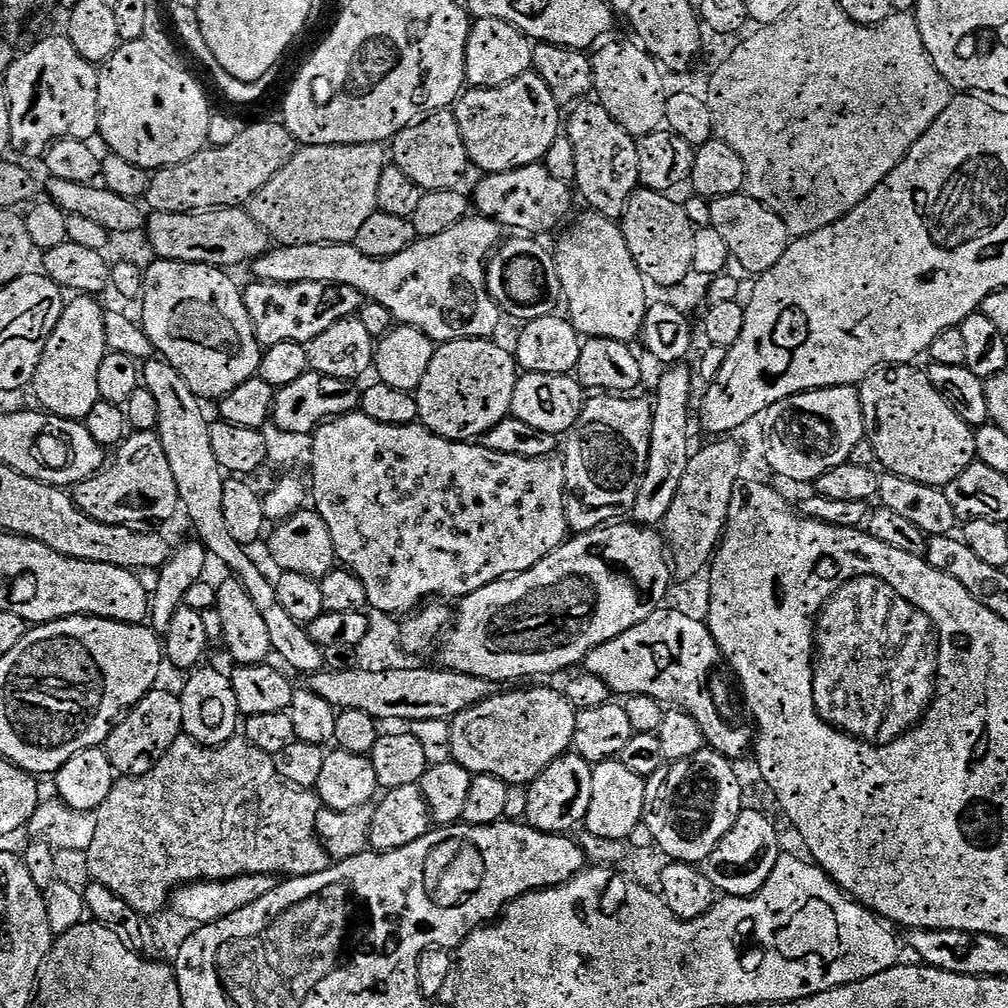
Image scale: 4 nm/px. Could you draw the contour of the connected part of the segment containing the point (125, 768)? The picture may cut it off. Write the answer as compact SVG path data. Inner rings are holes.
M153 690L147 692L128 714L129 716L120 725L117 723L107 733L106 751L117 773L126 776L141 776L151 770L158 762L158 758L162 758L162 754L166 754L166 750L170 750L172 743L182 735L184 726L182 706L179 695L175 691Z

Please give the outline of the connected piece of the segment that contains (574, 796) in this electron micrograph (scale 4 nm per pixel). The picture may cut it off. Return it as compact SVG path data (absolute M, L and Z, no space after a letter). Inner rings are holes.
M577 754L559 756L542 774L531 784L527 785L528 805L524 812L529 828L536 828L539 832L555 832L568 834L575 824L583 825L588 819L590 810L590 789L592 787L593 765Z

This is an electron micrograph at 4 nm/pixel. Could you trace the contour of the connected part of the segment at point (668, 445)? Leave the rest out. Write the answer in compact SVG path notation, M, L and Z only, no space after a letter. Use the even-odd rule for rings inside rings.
M681 362L667 367L658 382L658 396L654 398L652 412L650 458L647 459L646 474L643 475L635 506L630 513L633 521L641 527L657 527L663 523L689 464L692 445L690 446L688 404L692 376L688 366Z

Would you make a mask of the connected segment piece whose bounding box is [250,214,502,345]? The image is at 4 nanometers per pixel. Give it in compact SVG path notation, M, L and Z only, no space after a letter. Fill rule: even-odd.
M479 214L469 215L467 220L458 222L458 226L454 226L450 230L446 230L446 234L438 234L437 236L426 236L417 238L413 244L406 250L402 250L402 254L394 254L385 260L379 260L373 256L362 254L362 250L358 250L355 243L349 242L347 244L285 244L283 246L269 247L268 251L263 252L257 260L251 261L250 269L257 281L265 280L266 282L274 282L275 284L297 284L298 282L318 282L319 284L341 284L342 286L354 286L354 290L361 292L369 301L372 300L376 304L381 304L390 315L396 319L401 325L409 328L417 328L426 333L433 342L437 345L449 344L452 340L483 340L485 338L495 337L496 327L500 324L502 313L500 308L496 305L492 295L488 293L488 283L486 282L486 274L488 269L486 267L489 256L492 255L494 249L501 243L502 235L501 225L495 224L492 220L487 220L485 216Z

